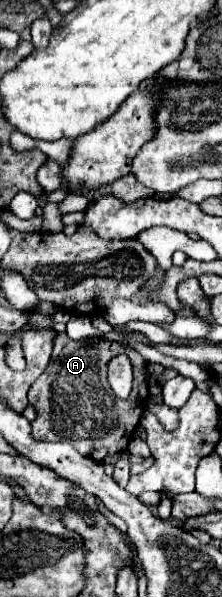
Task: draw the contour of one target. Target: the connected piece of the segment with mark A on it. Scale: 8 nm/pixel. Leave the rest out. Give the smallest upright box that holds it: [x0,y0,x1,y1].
[29,333,147,461]

